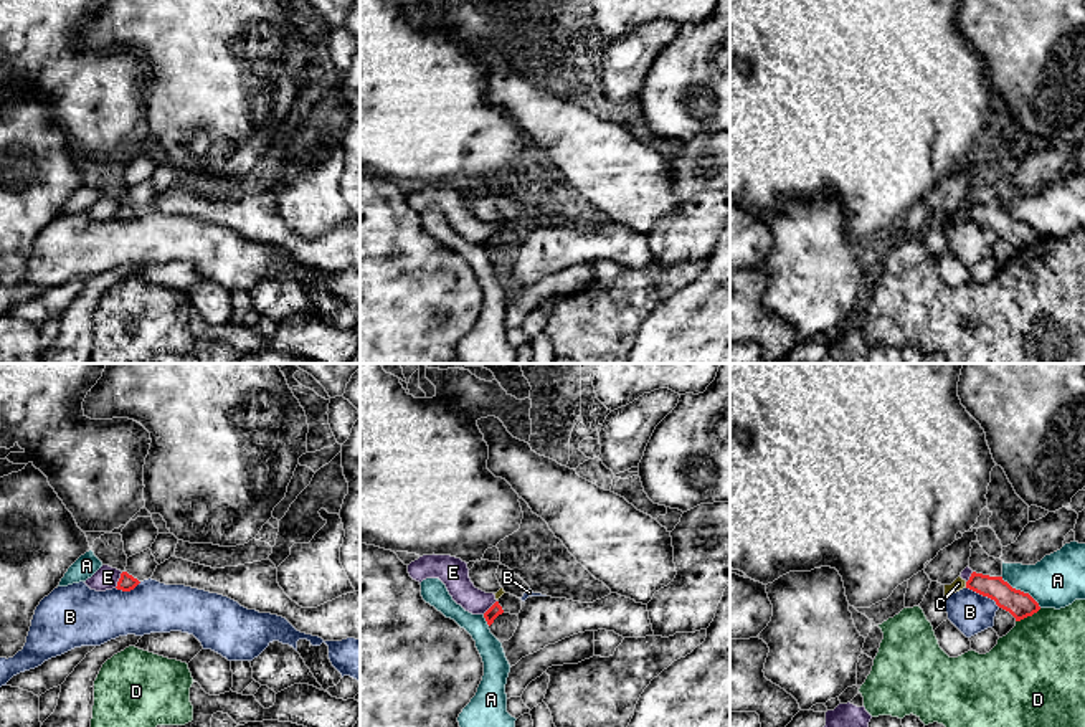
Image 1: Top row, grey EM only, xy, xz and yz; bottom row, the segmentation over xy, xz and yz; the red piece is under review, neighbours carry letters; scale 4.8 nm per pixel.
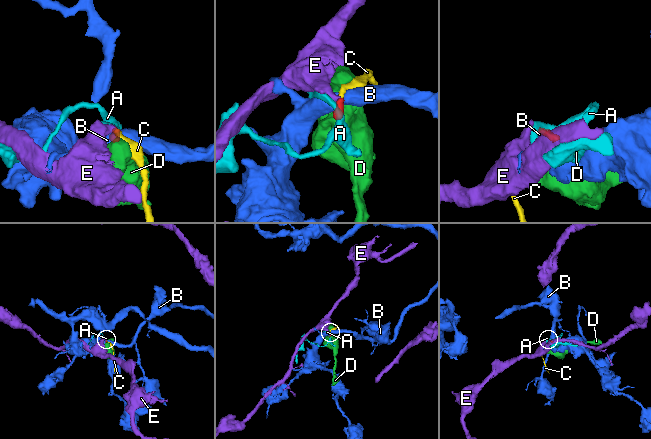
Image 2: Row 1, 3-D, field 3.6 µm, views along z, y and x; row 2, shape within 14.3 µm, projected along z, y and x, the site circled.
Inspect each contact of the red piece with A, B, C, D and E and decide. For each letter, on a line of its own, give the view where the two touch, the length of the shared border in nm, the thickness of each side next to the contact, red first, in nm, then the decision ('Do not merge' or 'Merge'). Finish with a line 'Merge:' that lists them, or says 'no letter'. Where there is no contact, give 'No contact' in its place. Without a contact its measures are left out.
A: Touches red in yz. Shared border 260 nm. Thickness 130 nm (red) against 260 nm. Do not merge
B: Touches red in yz. Shared border 190 nm. Thickness 130 nm (red) against 200 nm. Do not merge
C: Touches red in yz. Shared border 30 nm. Thickness 120 nm (red) against 60 nm. Merge
D: Touches red in yz. Shared border 140 nm. Thickness 130 nm (red) against 440 nm. Do not merge
E: Touches red in xy. Shared border 90 nm. Thickness 80 nm (red) against 110 nm. Do not merge
Merge: C

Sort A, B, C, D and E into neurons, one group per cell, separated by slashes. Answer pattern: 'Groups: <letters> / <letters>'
Groups: A / B / C / D / E

